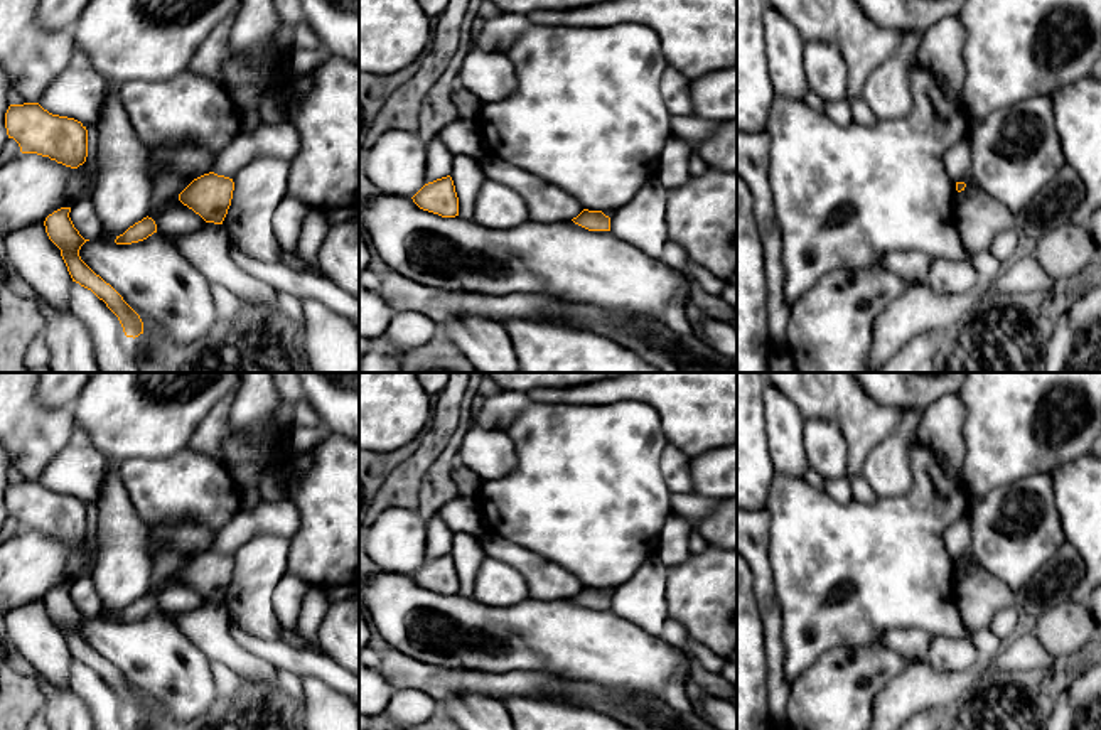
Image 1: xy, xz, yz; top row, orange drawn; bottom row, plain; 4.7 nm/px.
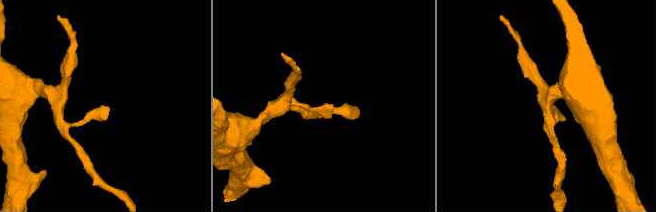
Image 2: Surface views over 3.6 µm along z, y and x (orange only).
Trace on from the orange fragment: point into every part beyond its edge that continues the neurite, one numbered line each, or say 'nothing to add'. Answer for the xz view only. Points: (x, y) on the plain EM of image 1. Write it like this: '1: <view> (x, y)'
nothing to add

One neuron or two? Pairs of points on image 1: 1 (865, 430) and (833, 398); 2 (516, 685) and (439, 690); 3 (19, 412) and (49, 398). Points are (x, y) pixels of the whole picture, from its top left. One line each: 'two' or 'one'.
1: one
2: one
3: two

